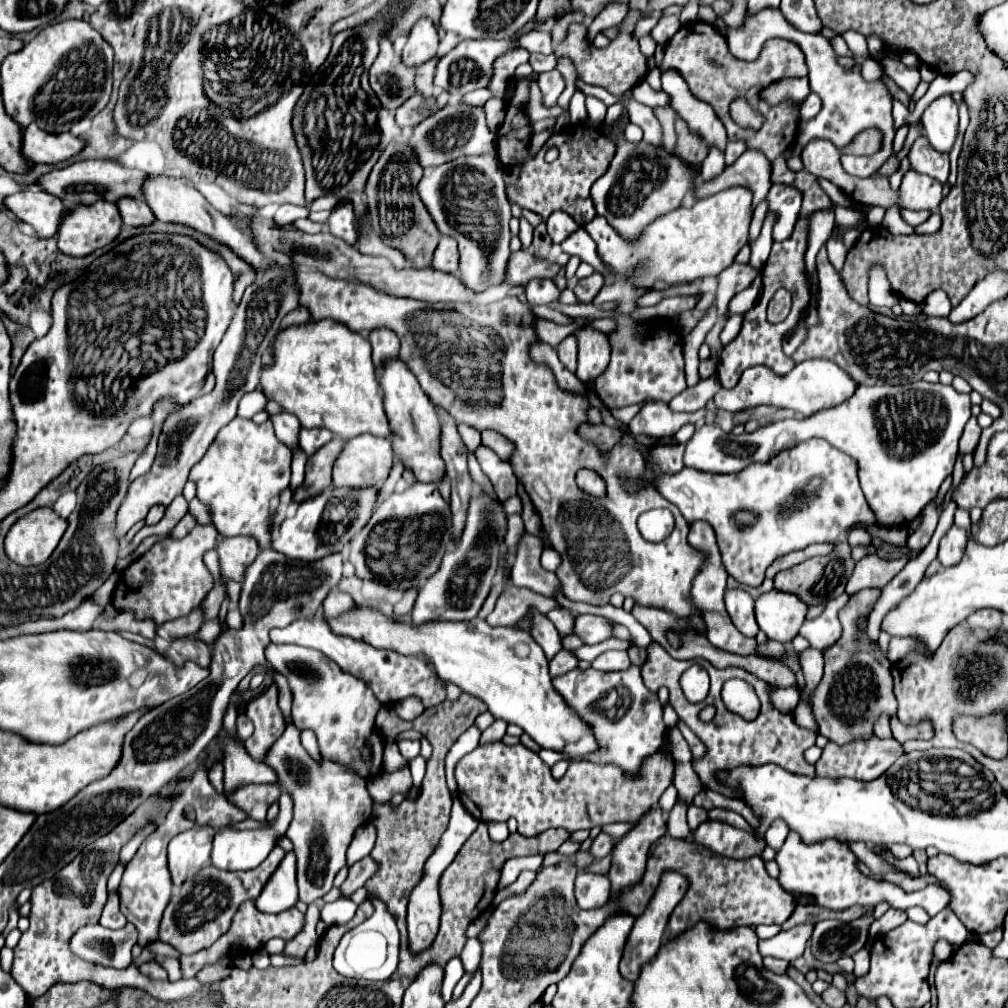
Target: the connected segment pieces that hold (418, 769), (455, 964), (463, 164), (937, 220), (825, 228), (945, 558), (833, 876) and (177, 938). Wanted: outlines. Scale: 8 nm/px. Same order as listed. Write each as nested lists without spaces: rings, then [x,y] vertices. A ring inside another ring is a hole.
[[[415,757],[409,763],[409,769],[411,769],[411,777],[413,777],[413,787],[419,787],[421,781],[423,781],[423,775],[425,775],[425,759],[423,757]]]
[[[453,957],[447,961],[445,965],[445,979],[443,979],[443,987],[441,987],[441,997],[445,1003],[451,1001],[451,993],[453,987],[459,983],[459,979],[463,977],[463,963],[459,957]]]
[[[479,155],[479,157],[459,157],[451,163],[429,169],[419,181],[419,195],[427,205],[433,221],[437,223],[443,235],[457,239],[459,243],[459,279],[465,287],[471,287],[475,293],[483,291],[487,285],[501,285],[505,281],[505,267],[509,261],[509,221],[511,207],[505,195],[503,183],[503,167],[495,155]]]
[[[935,211],[935,213],[925,221],[925,223],[921,223],[921,225],[915,227],[915,233],[919,233],[919,235],[935,233],[939,227],[941,227],[941,215],[939,215],[939,211]]]
[[[817,211],[809,219],[809,227],[811,227],[811,237],[809,237],[809,249],[807,249],[807,255],[805,255],[805,265],[807,265],[807,271],[813,273],[817,253],[819,253],[819,249],[825,245],[825,241],[831,237],[831,233],[835,229],[833,211]]]
[[[951,525],[951,529],[941,537],[937,559],[943,563],[943,567],[957,565],[963,551],[965,551],[965,545],[967,545],[967,531]]]
[[[789,831],[783,847],[777,851],[775,861],[779,865],[779,883],[783,889],[797,893],[797,895],[807,895],[815,897],[819,905],[841,911],[853,905],[877,905],[881,901],[886,901],[890,907],[896,909],[908,909],[910,907],[923,907],[929,915],[935,915],[949,903],[949,893],[943,891],[938,885],[929,884],[925,888],[905,892],[898,885],[891,882],[875,881],[871,877],[865,877],[857,871],[855,861],[857,857],[849,851],[845,843],[837,843],[835,839],[825,839],[825,843],[801,843],[793,831]]]
[[[275,847],[273,853],[253,871],[221,871],[213,865],[205,865],[195,877],[189,877],[181,889],[171,897],[161,929],[159,929],[159,939],[163,943],[173,945],[181,955],[193,955],[201,949],[211,947],[225,931],[229,931],[229,923],[233,921],[233,915],[237,913],[239,905],[257,899],[259,893],[263,891],[265,883],[273,875],[275,867],[281,863],[285,857],[285,851],[281,847]]]

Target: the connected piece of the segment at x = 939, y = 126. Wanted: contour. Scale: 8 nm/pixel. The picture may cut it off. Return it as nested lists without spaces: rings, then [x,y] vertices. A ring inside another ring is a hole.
[[[951,95],[937,97],[921,115],[921,125],[929,145],[941,153],[949,153],[957,137],[957,103]]]

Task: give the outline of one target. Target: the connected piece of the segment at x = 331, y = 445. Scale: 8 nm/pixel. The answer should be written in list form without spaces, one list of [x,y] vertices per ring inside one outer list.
[[[333,439],[307,459],[305,481],[297,491],[293,491],[293,503],[301,503],[313,495],[319,495],[331,485],[331,469],[337,455],[341,453],[341,447],[343,439]]]

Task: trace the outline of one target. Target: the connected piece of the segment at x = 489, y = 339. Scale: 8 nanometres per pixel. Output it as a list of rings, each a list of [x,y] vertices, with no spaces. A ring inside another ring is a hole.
[[[307,269],[297,271],[297,287],[301,287],[299,305],[303,305],[311,313],[311,321],[321,321],[329,317],[345,323],[355,333],[359,333],[361,329],[371,331],[375,327],[393,329],[401,339],[399,357],[409,365],[421,389],[435,405],[441,405],[457,423],[467,423],[479,431],[493,429],[513,443],[515,451],[509,463],[513,467],[513,473],[517,475],[517,481],[523,483],[527,495],[531,497],[531,503],[539,511],[543,527],[549,533],[555,551],[561,555],[561,565],[555,569],[555,575],[561,581],[561,593],[567,599],[585,601],[591,605],[607,605],[609,597],[615,591],[623,593],[625,597],[631,595],[639,605],[665,609],[681,619],[697,613],[689,597],[689,587],[705,557],[687,543],[689,523],[683,519],[677,507],[673,507],[673,503],[669,503],[653,487],[641,489],[639,495],[627,495],[623,491],[617,473],[641,475],[645,469],[641,451],[637,451],[635,447],[615,445],[609,455],[603,455],[603,451],[593,441],[587,441],[579,435],[579,427],[591,423],[587,419],[589,403],[585,403],[585,399],[577,399],[577,395],[569,395],[569,391],[561,391],[561,387],[557,387],[557,379],[553,379],[553,371],[529,359],[529,343],[537,343],[539,337],[535,333],[537,315],[527,303],[521,303],[517,297],[505,297],[503,301],[489,305],[431,305],[417,299],[385,295],[383,291],[377,291],[365,283],[329,279],[323,273],[313,273]],[[579,469],[597,471],[601,479],[605,479],[607,493],[603,497],[585,495],[585,491],[581,491],[575,483],[575,475]],[[651,509],[669,509],[675,517],[673,533],[661,543],[645,541],[637,529],[639,515]]]

